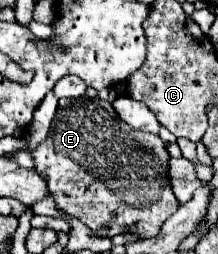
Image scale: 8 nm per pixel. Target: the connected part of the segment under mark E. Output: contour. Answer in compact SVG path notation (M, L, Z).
M60 99L58 111L52 119L50 133L44 143L30 151L34 169L46 179L48 189L54 193L56 205L86 223L96 235L112 237L122 229L138 229L148 237L156 237L162 223L178 211L176 197L170 193L170 183L166 181L166 161L168 151L158 135L130 129L114 113L112 105L102 99Z

